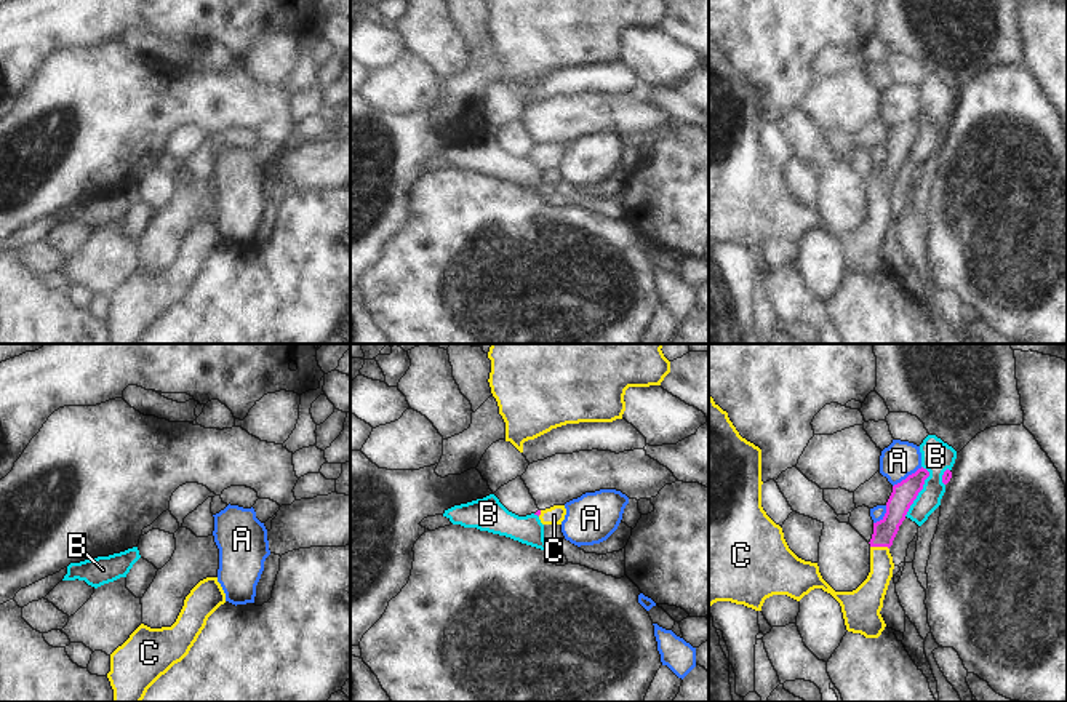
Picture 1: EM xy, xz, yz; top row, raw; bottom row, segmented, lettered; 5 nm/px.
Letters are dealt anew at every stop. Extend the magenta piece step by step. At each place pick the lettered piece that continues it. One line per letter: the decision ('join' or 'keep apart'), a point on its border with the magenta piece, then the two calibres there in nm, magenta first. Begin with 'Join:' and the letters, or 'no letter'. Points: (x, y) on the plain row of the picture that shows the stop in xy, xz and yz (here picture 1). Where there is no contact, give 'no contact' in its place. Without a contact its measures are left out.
Join: C
A: keep apart; meets magenta in yz at (909, 117); 120 nm thick on the magenta side, 180 nm on the other
B: keep apart; meets magenta in yz at (920, 131); 120 nm thick on the magenta side, 160 nm on the other
C: join; meets magenta in yz at (880, 187); 120 nm thick on the magenta side, 140 nm on the other

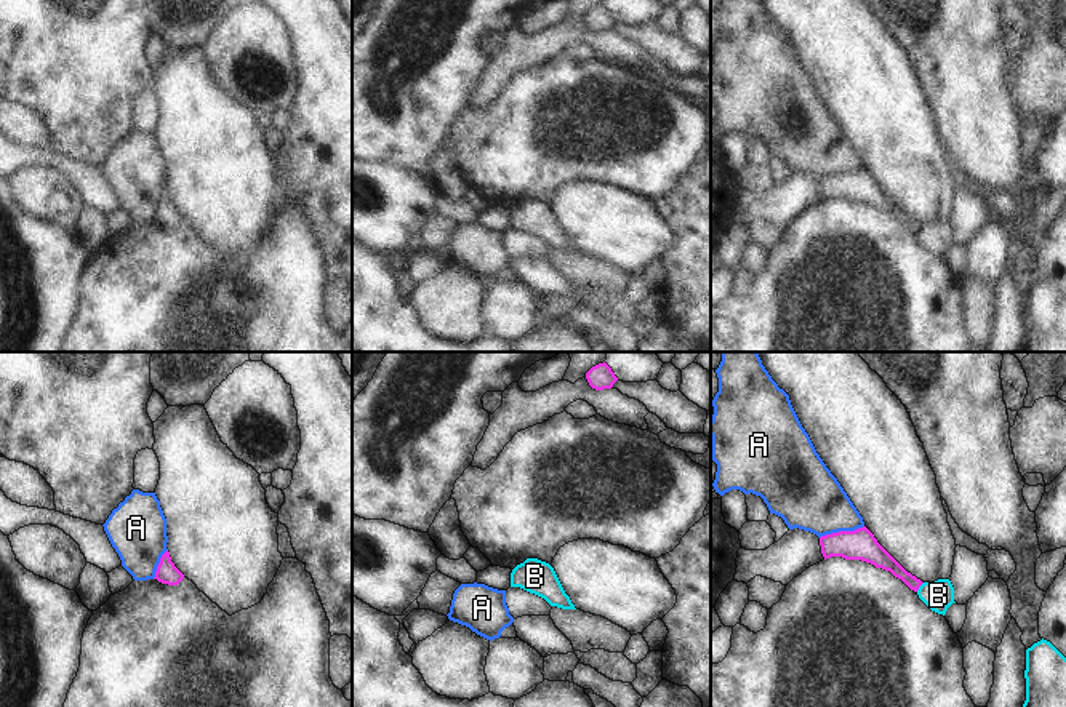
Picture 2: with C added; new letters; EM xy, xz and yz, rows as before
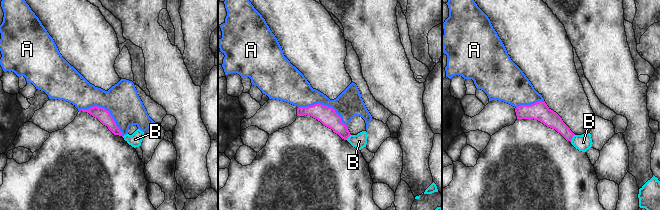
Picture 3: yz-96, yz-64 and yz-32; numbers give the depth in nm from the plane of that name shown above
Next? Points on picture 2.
Join: no letter
A: keep apart; meets magenta in yz at (841, 173); 160 nm thick on the magenta side, 340 nm on the other
B: keep apart; meets magenta in yz at (919, 227); 100 nm thick on the magenta side, 150 nm on the other

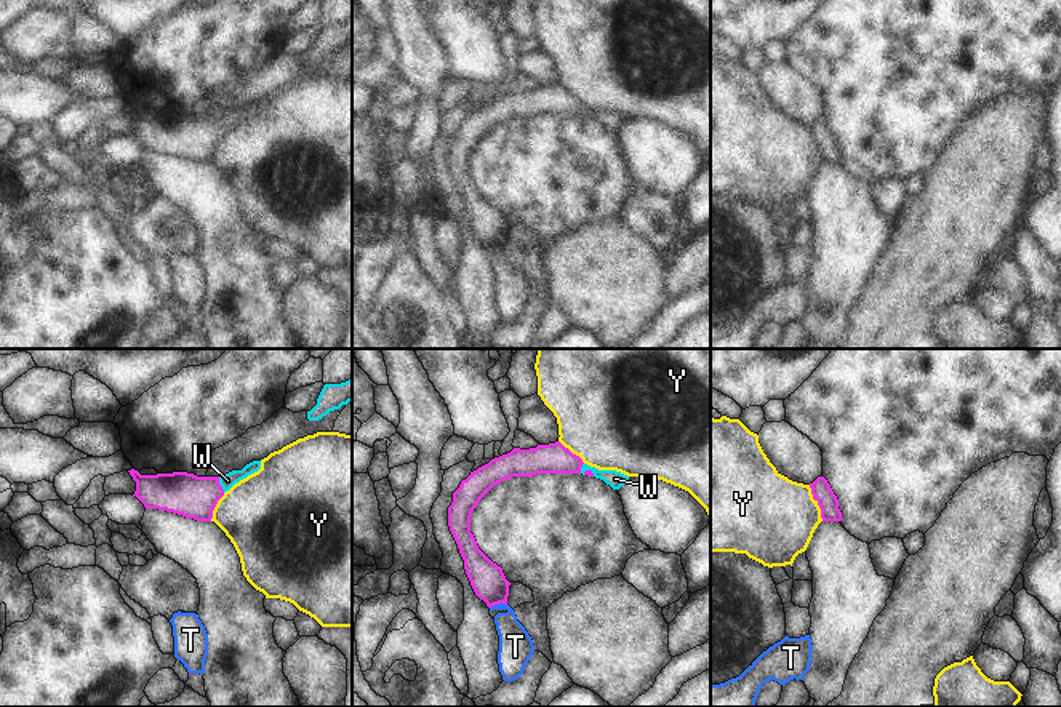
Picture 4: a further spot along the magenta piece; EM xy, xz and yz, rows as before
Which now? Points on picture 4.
Join: W
T: keep apart; meets magenta in xz at (498, 245); 170 nm thick on the magenta side, 180 nm on the other
W: join; meets magenta in xy at (220, 127); 220 nm thick on the magenta side, 70 nm on the other
Y: keep apart; meets magenta in yz at (818, 144); 100 nm thick on the magenta side, 440 nm on the other

